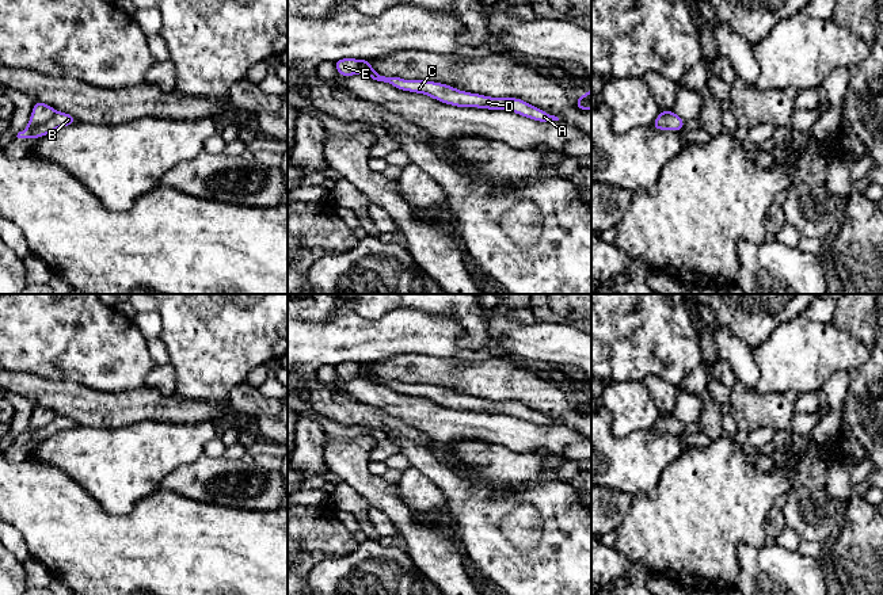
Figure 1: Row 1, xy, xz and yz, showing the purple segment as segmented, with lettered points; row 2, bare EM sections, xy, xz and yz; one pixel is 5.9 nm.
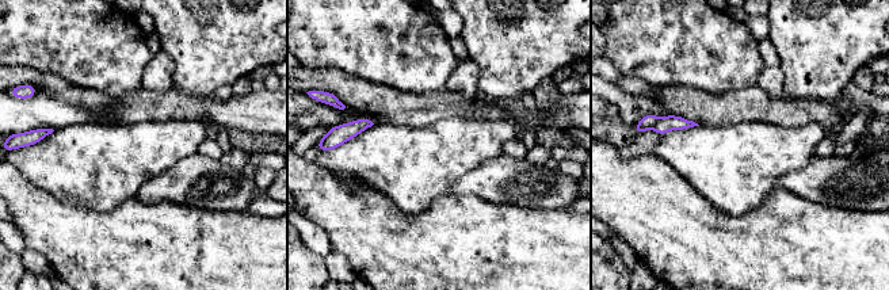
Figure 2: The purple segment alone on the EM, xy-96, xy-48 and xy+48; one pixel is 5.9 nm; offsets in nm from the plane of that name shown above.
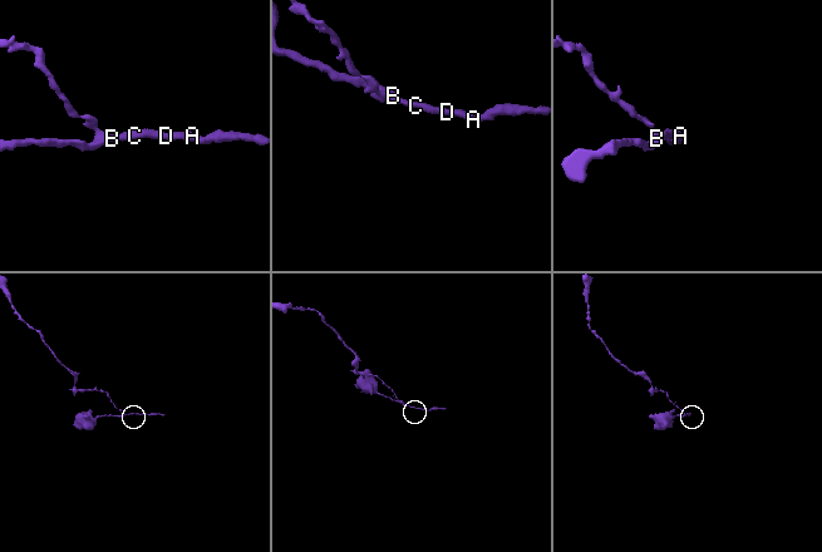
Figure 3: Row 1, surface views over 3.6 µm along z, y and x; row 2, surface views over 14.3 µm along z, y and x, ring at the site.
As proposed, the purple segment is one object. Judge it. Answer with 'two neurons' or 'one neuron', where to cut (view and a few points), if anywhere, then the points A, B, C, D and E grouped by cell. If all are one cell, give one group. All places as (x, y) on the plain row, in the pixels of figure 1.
two neurons; cut in xy along (56, 414), (29, 439); A B C D / E

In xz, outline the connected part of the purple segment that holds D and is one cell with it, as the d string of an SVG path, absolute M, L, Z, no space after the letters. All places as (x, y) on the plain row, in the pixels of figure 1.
M358 363L358 375L369 382L384 385L400 394L408 394L414 397L425 397L438 405L445 408L452 408L454 411L476 411L486 413L505 413L509 416L515 416L525 422L540 424L540 426L553 426L559 424L557 420L545 416L544 413L529 408L528 405L518 401L492 401L480 397L471 397L467 394L460 394L452 389L444 386L435 386L429 384L406 384L400 381L385 381L377 377L370 370L372 363Z

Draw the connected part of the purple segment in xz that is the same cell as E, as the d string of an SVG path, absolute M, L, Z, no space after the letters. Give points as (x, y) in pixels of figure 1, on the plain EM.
M340 362L334 365L338 377L342 381L351 381L358 375L358 363L357 362Z

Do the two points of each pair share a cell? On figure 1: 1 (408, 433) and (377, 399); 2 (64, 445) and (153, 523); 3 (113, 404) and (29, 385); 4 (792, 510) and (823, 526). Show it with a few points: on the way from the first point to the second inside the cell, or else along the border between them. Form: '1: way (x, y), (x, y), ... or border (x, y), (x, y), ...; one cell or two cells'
1: border (364, 404), (388, 411), (422, 431); two cells
2: border (158, 489), (129, 513), (103, 510); two cells
3: way (92, 404), (82, 404), (49, 393); one cell
4: way (800, 510), (810, 513), (815, 518); one cell

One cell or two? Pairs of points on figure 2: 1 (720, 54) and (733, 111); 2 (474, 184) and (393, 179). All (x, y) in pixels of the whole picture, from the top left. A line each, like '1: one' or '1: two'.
1: two
2: two

